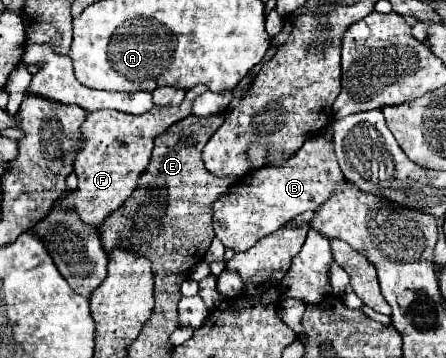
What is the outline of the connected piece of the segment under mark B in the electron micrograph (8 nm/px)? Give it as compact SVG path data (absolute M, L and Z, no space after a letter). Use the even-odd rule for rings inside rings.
M323 136L309 138L291 160L277 168L263 166L237 178L229 190L211 204L215 234L225 248L245 252L263 236L285 226L291 218L321 206L331 196L331 190L339 186L339 182L343 182L343 174L337 164L333 140Z

